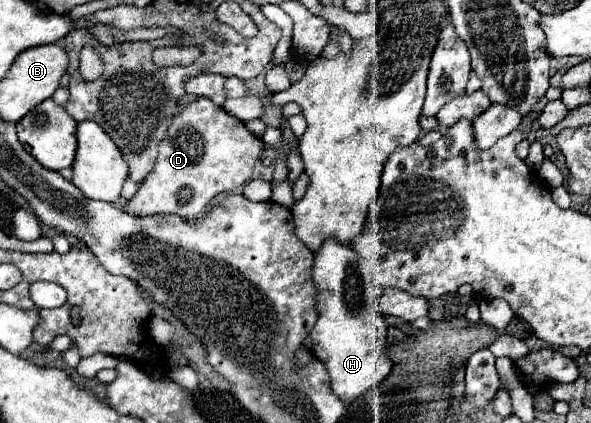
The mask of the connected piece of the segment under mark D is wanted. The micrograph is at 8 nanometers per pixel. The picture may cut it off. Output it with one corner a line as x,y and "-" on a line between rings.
206,97
188,103
174,119
166,139
158,145
154,169
146,175
136,197
128,203
132,215
174,213
196,221
210,211
210,201
224,191
232,191
252,179
252,169
262,157
264,143
246,125
228,115

